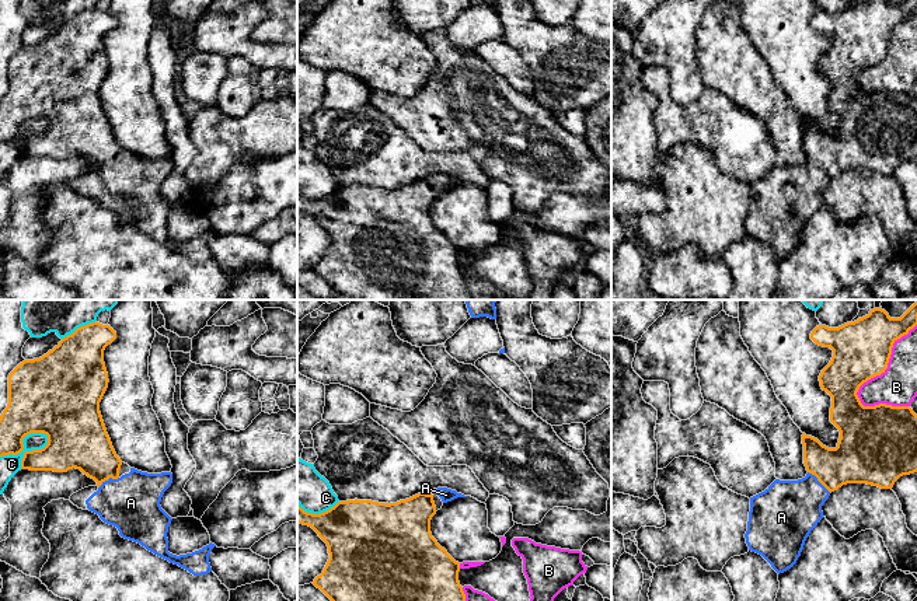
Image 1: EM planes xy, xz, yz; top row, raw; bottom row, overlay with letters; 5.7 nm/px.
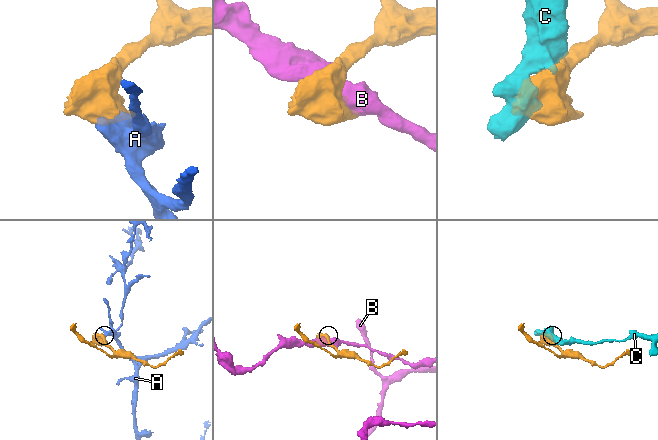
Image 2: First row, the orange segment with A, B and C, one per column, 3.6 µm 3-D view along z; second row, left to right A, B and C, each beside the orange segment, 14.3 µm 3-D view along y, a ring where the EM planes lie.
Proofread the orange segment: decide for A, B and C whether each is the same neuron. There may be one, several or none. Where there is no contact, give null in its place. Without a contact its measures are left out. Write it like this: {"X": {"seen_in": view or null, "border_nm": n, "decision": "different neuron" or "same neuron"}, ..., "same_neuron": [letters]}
{"A": {"seen_in": "yz", "border_nm": 180, "decision": "same neuron"}, "B": {"seen_in": "yz", "border_nm": 550, "decision": "different neuron"}, "C": {"seen_in": "xy", "border_nm": 300, "decision": "different neuron"}, "same_neuron": ["A"]}

